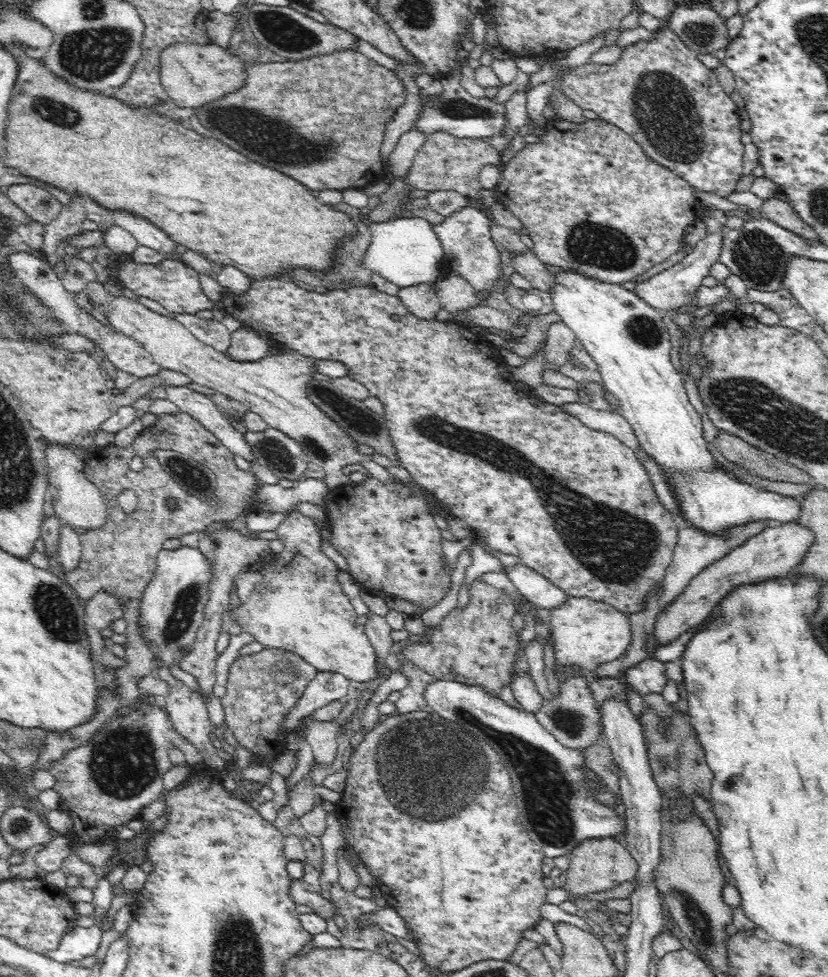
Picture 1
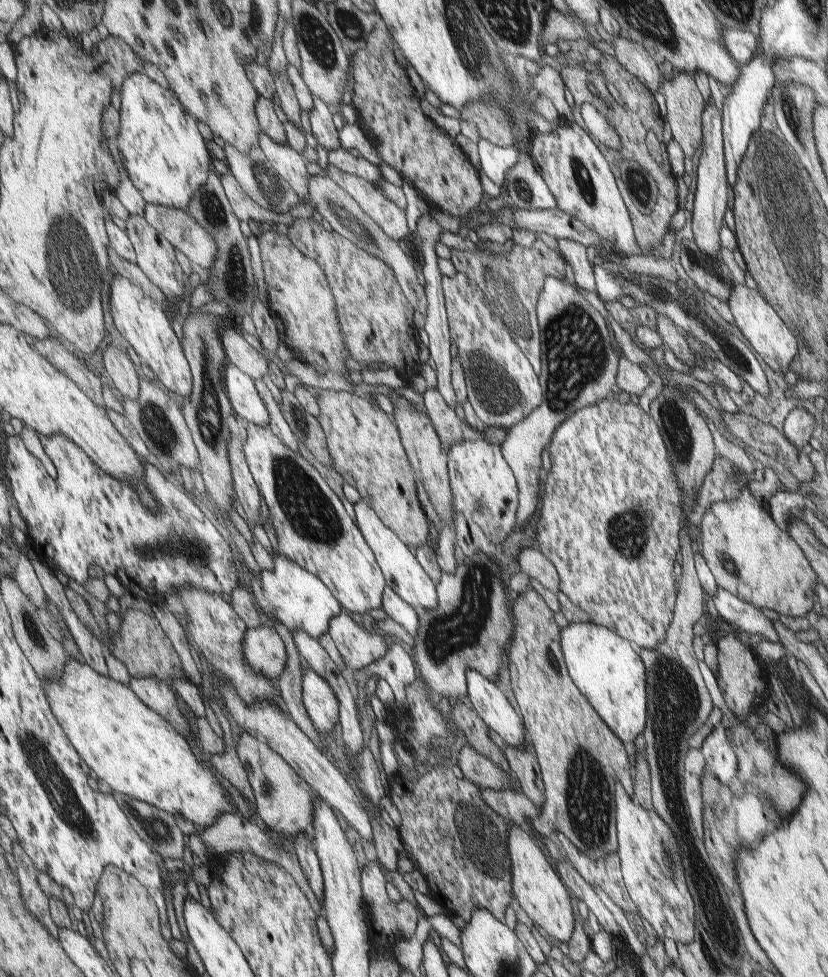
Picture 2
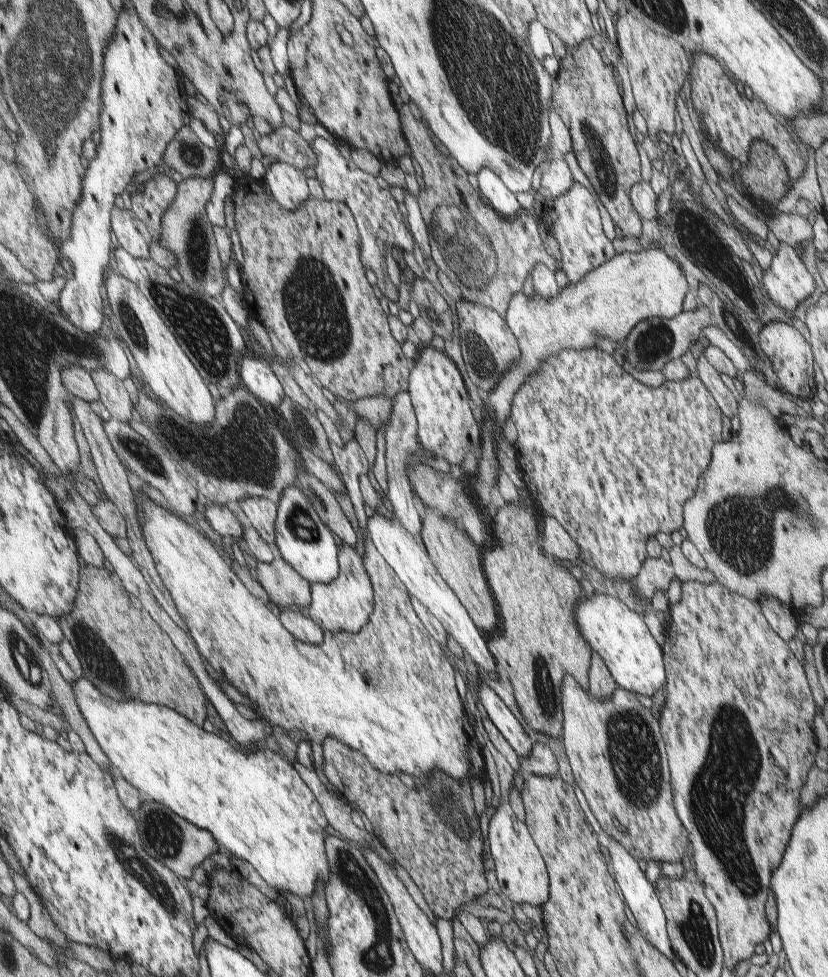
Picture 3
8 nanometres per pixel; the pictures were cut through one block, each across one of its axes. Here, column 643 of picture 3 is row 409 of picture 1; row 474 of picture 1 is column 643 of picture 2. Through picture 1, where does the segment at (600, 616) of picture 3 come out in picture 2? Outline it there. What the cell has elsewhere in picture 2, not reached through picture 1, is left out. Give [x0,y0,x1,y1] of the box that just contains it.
[561,622,647,746]

